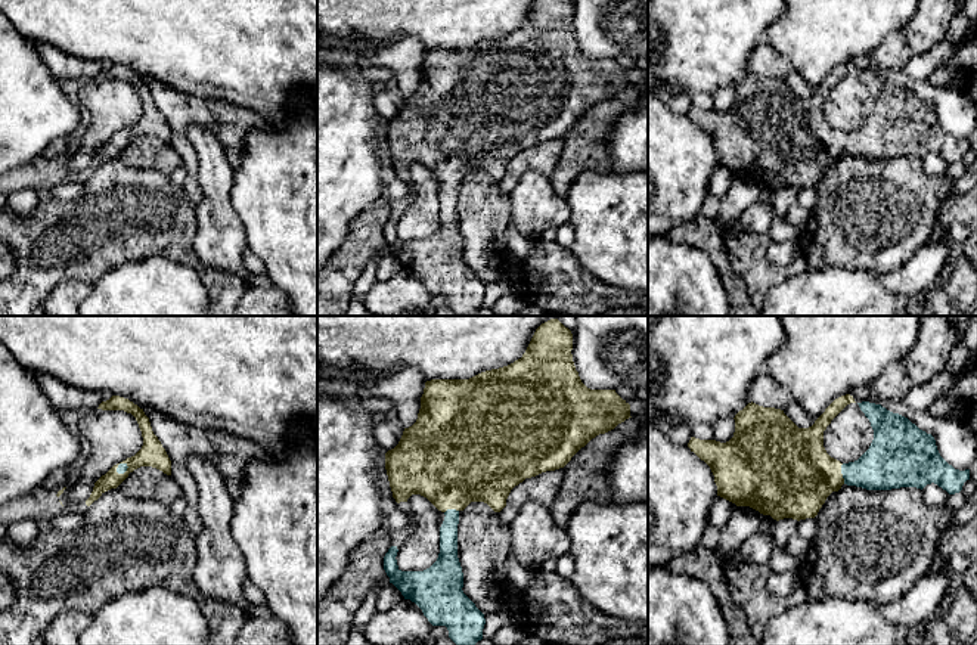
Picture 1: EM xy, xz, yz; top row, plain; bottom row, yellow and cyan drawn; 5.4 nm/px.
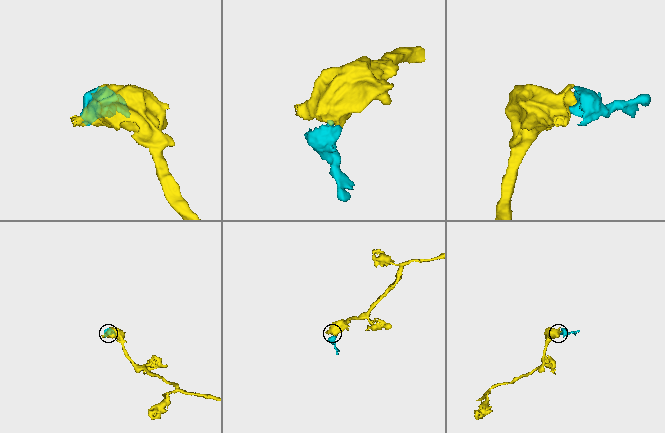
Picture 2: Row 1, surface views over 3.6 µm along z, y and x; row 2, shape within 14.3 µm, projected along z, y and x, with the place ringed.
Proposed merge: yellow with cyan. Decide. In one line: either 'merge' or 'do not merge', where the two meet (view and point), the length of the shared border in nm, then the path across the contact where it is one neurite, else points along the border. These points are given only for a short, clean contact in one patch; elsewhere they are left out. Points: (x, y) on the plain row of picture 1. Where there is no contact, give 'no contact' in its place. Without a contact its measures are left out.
merge; contact yz (841, 143); length 110 nm

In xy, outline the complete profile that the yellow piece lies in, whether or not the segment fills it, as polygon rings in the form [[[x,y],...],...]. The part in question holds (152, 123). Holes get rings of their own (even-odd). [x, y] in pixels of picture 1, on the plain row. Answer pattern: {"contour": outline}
{"contour": [[[112,65],[109,69],[102,71],[97,78],[124,80],[131,83],[142,100],[143,115],[134,125],[114,134],[94,152],[90,167],[86,170],[87,176],[97,170],[105,161],[117,158],[128,146],[130,142],[140,136],[152,136],[167,145],[171,145],[171,130],[158,106],[153,103],[149,87],[145,84],[143,78],[140,78],[128,68],[120,65]]]}

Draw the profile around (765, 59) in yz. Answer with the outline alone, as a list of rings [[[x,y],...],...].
[[[766,38],[760,40],[750,53],[750,69],[763,77],[784,77],[793,69],[793,65],[785,59]]]

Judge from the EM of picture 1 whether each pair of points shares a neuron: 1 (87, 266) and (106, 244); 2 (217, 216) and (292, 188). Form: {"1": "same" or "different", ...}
{"1": "same", "2": "different"}

